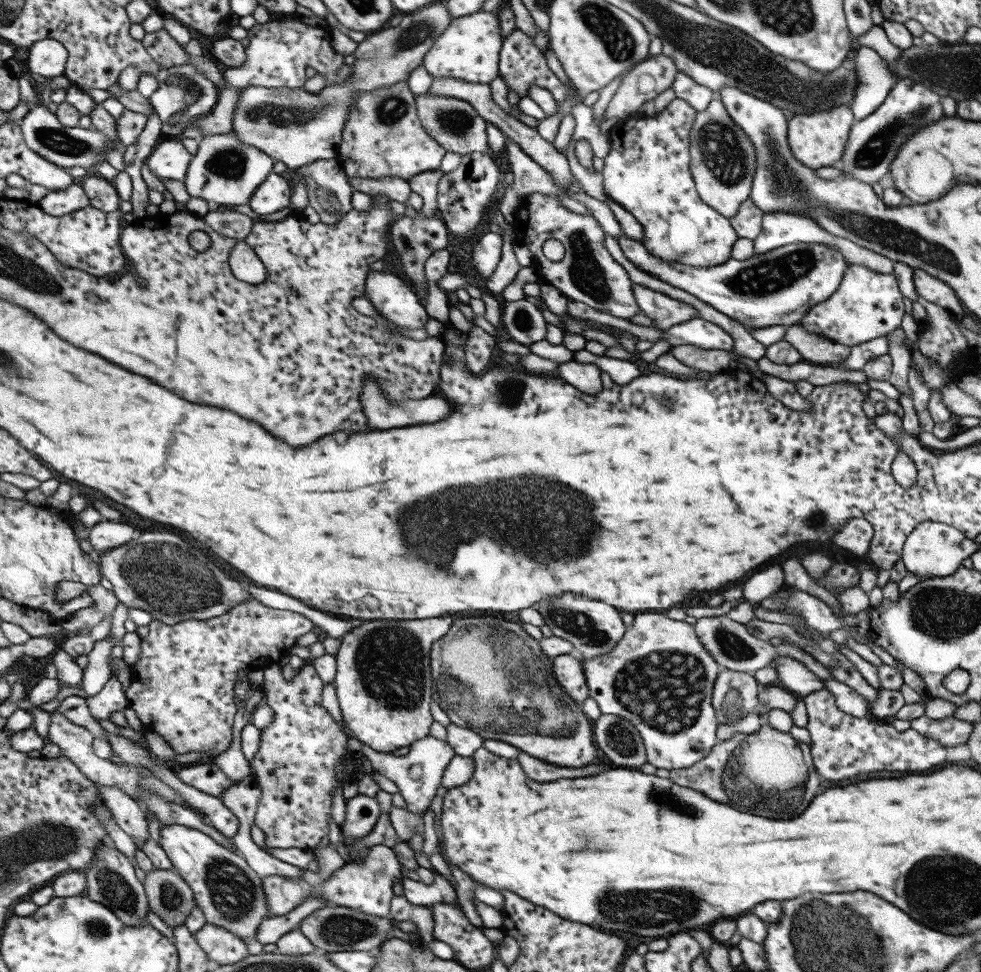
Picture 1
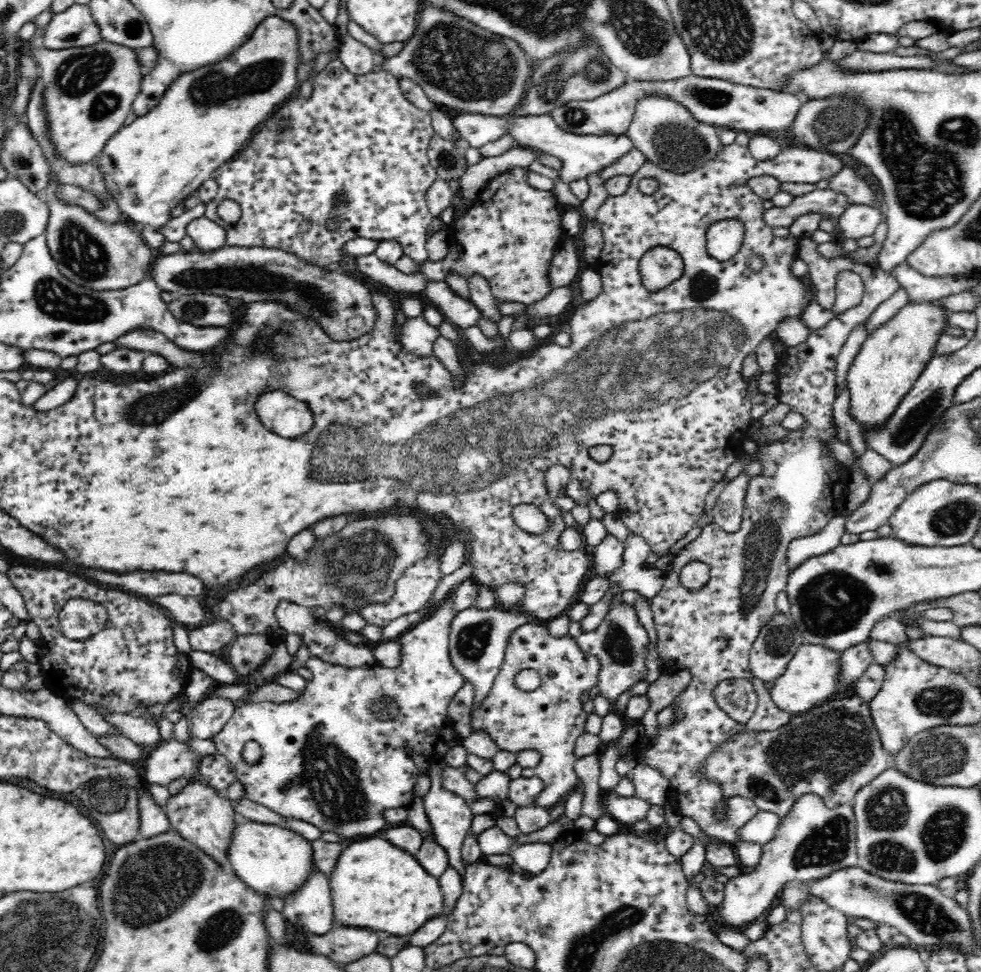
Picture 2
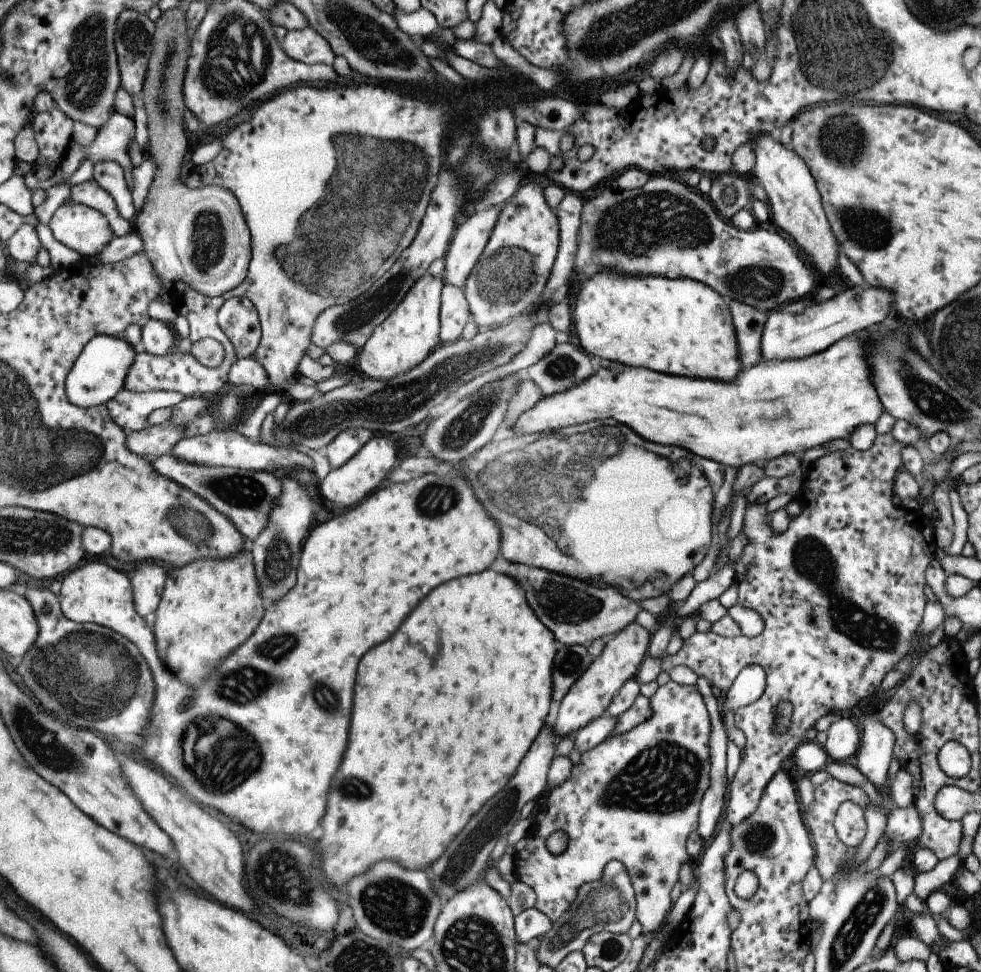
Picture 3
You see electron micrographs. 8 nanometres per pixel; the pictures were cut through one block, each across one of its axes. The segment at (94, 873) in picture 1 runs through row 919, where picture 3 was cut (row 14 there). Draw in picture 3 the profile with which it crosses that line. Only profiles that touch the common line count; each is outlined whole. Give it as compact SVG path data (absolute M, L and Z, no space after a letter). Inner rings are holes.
M125 10L117 22L117 52L123 88L129 96L141 96L149 76L157 22L137 10Z

